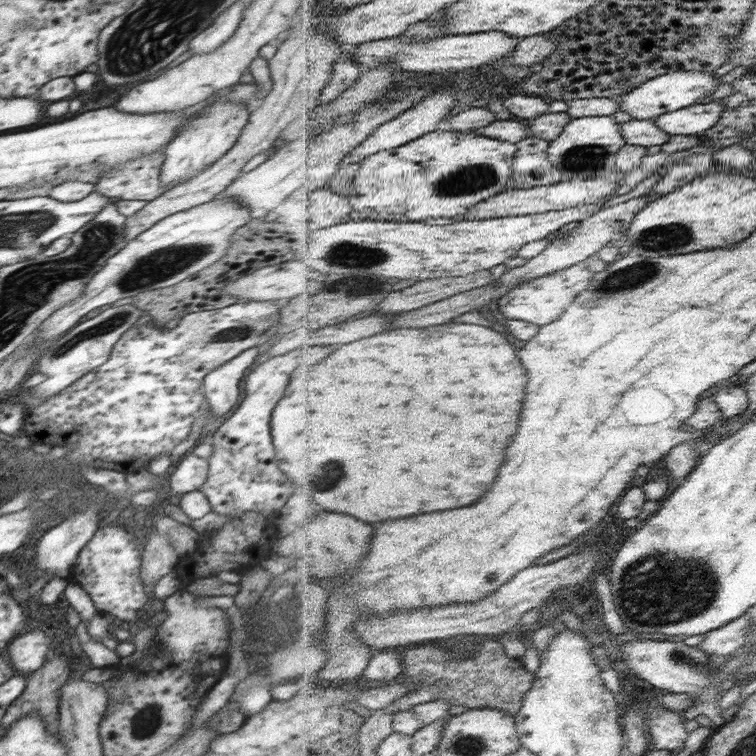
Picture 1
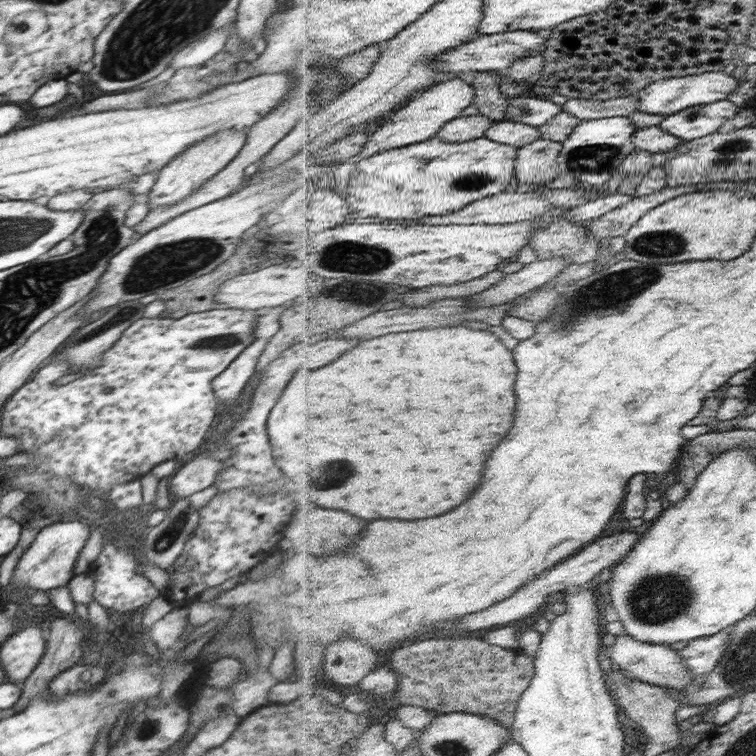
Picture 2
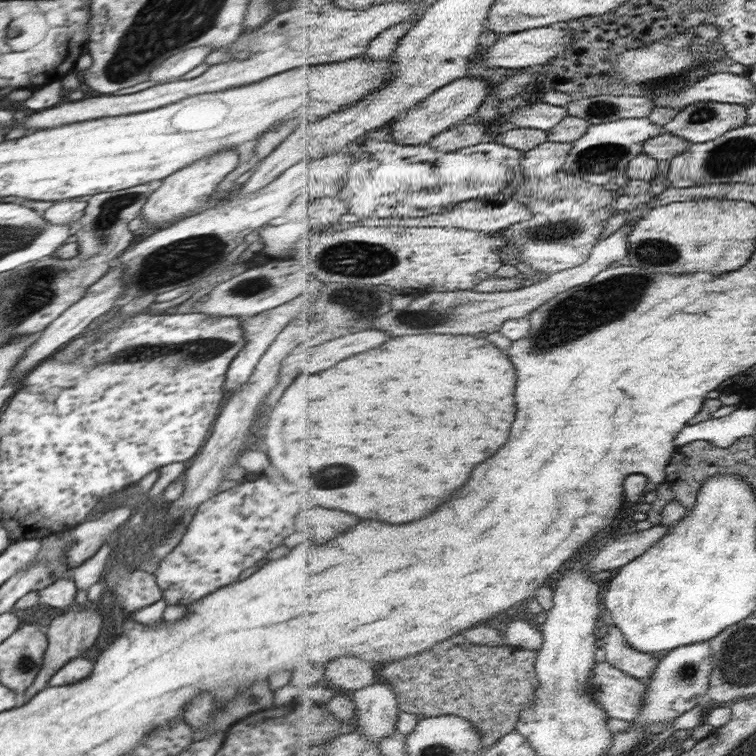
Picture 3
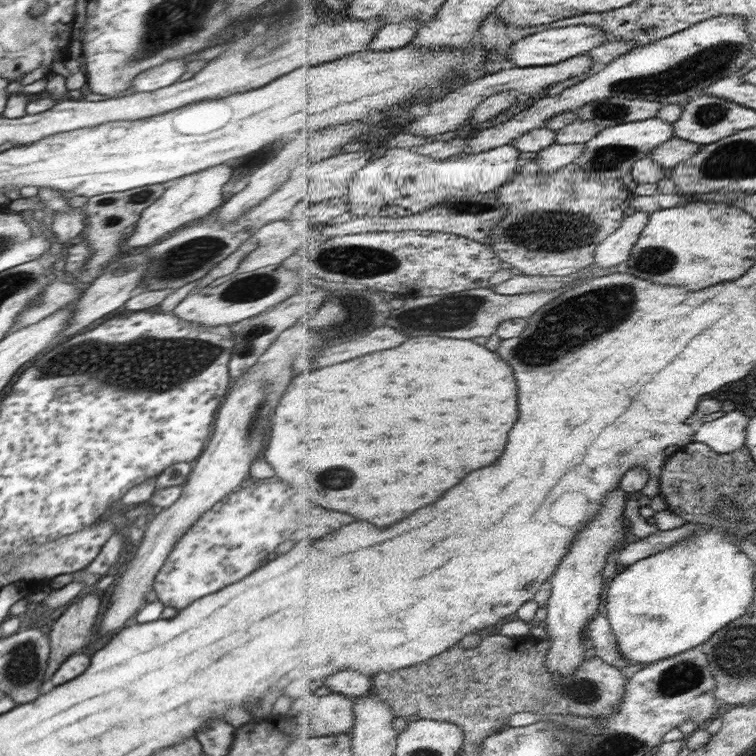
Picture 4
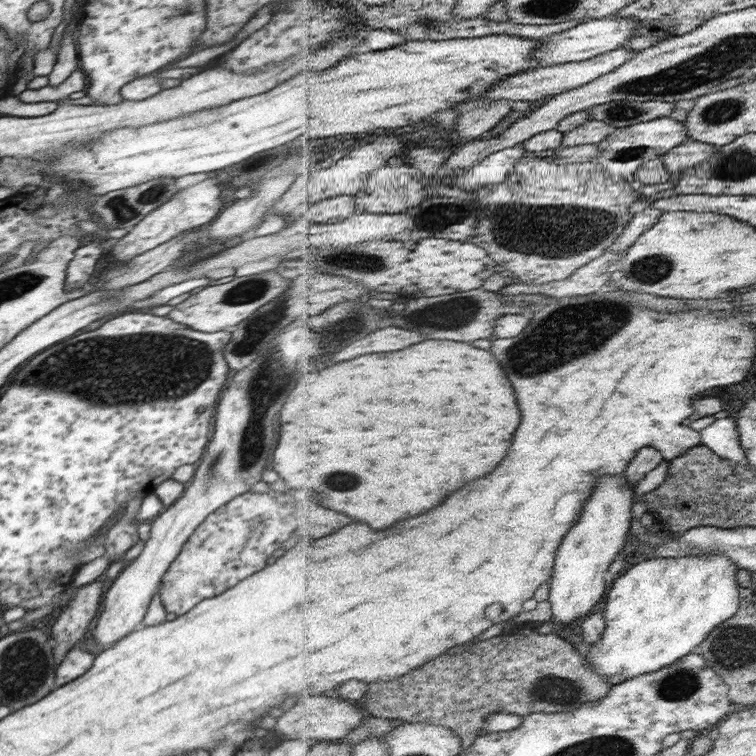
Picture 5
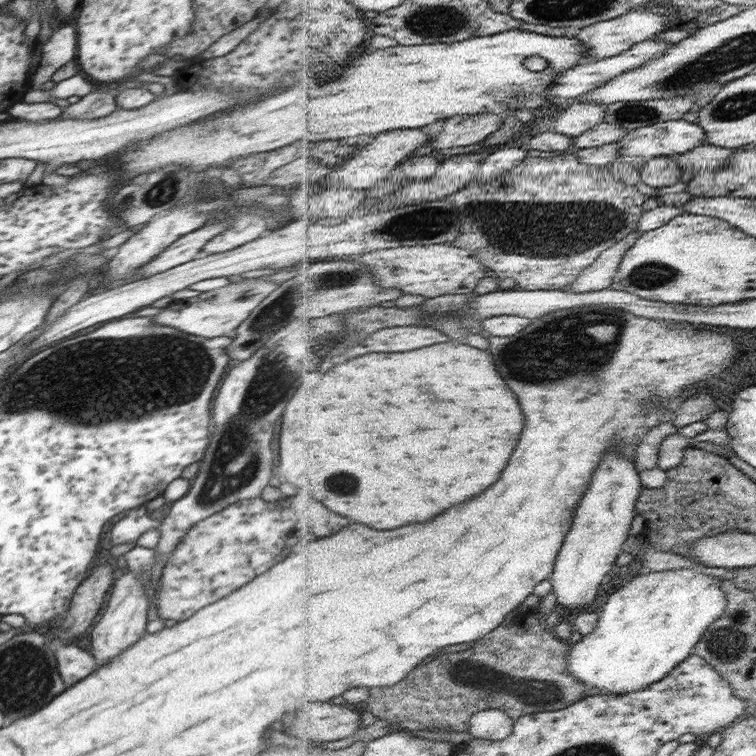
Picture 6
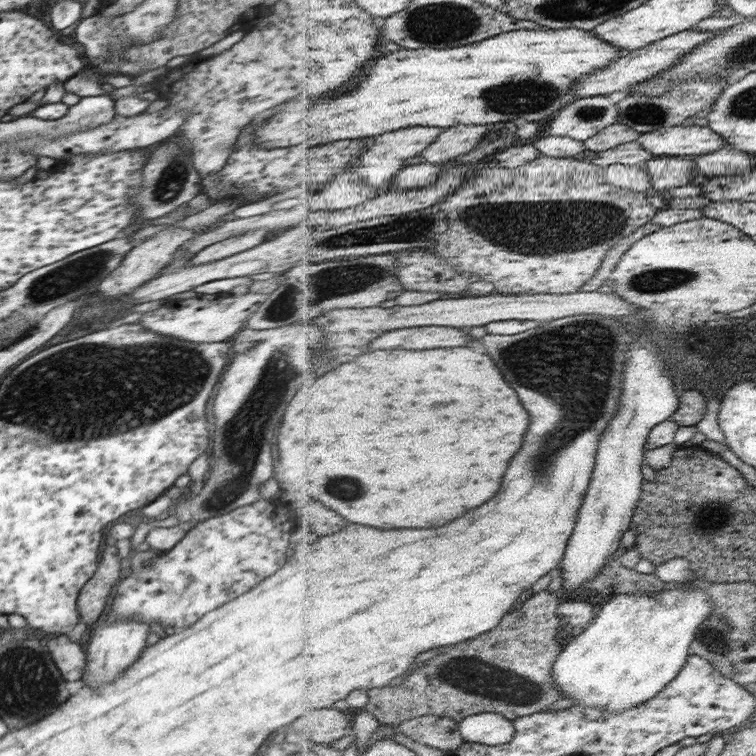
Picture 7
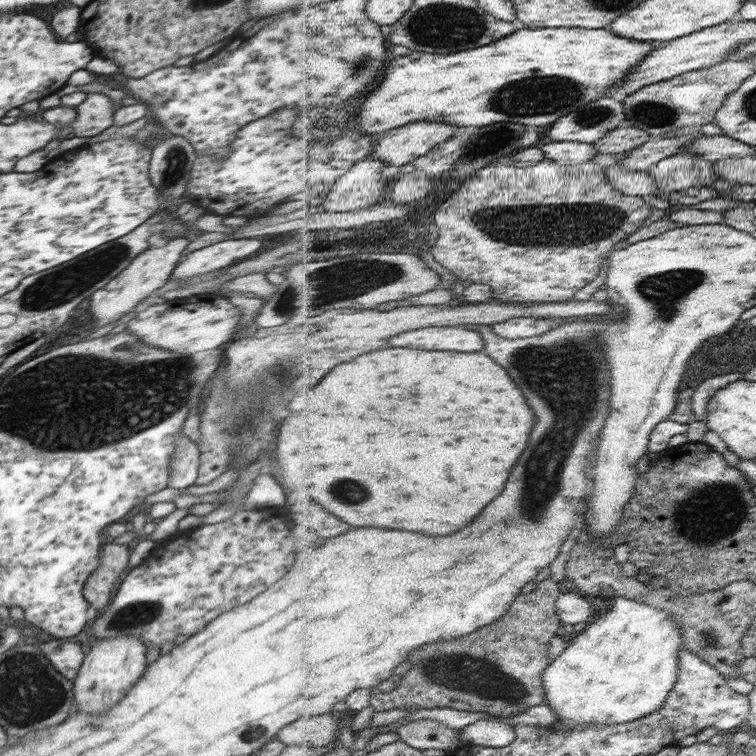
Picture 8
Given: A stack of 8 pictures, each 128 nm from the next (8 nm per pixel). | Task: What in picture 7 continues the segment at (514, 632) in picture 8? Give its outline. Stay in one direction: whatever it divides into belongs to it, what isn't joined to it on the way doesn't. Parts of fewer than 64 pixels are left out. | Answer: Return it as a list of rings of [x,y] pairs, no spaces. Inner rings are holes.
[[[548,588],[534,594],[526,602],[513,607],[503,622],[486,635],[480,636],[480,640],[473,639],[448,647],[444,654],[426,661],[425,666],[412,673],[400,686],[372,689],[367,712],[382,724],[402,724],[425,715],[449,717],[461,724],[470,716],[486,712],[498,712],[516,722],[524,716],[543,712],[565,698],[555,677],[555,667],[563,654],[560,631],[565,621],[559,613],[562,606],[563,602],[558,598],[558,594]]]

